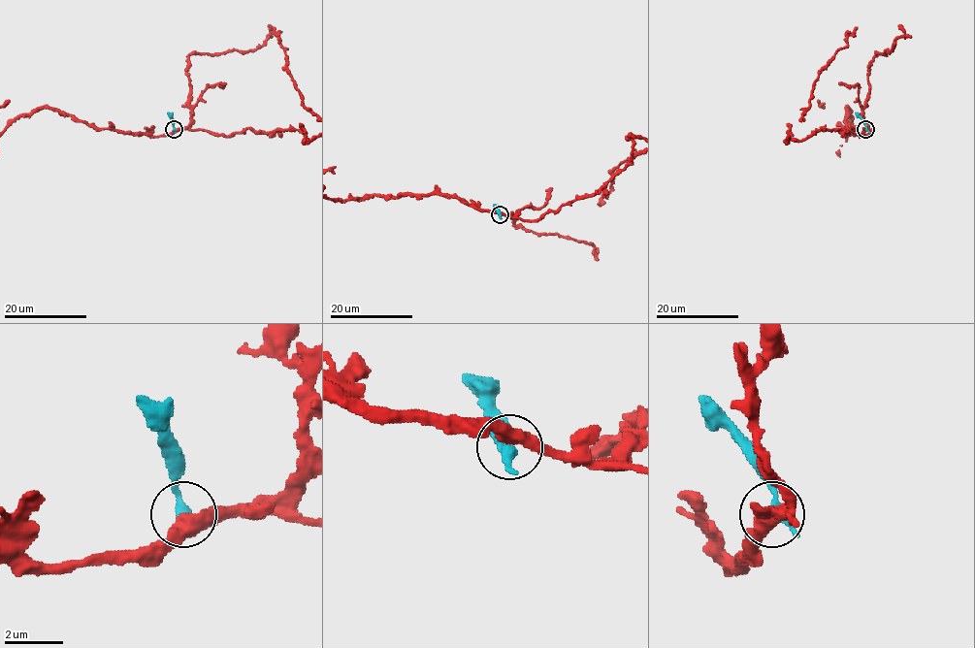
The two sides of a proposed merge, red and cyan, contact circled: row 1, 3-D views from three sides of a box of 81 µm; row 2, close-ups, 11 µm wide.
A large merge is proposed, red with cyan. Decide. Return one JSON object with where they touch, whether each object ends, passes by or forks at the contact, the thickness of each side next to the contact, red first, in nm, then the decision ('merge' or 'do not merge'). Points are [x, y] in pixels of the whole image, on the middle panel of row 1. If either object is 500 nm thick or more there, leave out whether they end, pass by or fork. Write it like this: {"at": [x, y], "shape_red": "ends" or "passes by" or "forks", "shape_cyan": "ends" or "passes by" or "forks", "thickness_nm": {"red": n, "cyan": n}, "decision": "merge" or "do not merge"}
{"at": [500, 214], "shape_red": "passes by", "shape_cyan": "ends", "thickness_nm": {"red": 440, "cyan": 400}, "decision": "do not merge"}

